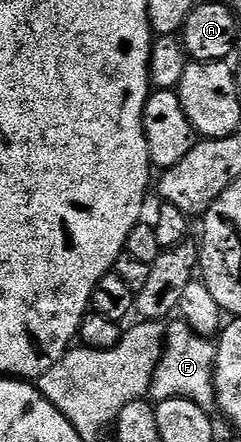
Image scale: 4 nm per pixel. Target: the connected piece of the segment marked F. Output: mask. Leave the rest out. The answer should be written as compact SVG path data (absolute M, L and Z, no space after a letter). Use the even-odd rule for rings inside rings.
M182 319L174 321L165 329L163 357L155 368L149 395L156 402L182 397L201 406L209 414L213 413L216 408L216 384L213 382L216 364L215 343L191 331Z

